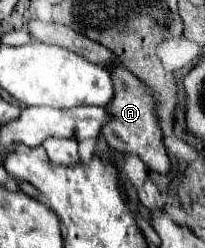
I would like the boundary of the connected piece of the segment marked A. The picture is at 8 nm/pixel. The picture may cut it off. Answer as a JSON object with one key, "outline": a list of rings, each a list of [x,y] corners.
{"outline":[[[114,64],[108,68],[114,84],[114,98],[108,104],[108,114],[110,120],[102,126],[100,134],[106,138],[110,148],[124,152],[124,154],[136,154],[142,158],[142,162],[158,174],[166,174],[170,170],[170,158],[166,154],[164,142],[162,142],[162,132],[156,122],[156,114],[152,114],[152,98],[148,98],[148,88],[140,86],[124,66]]]}

